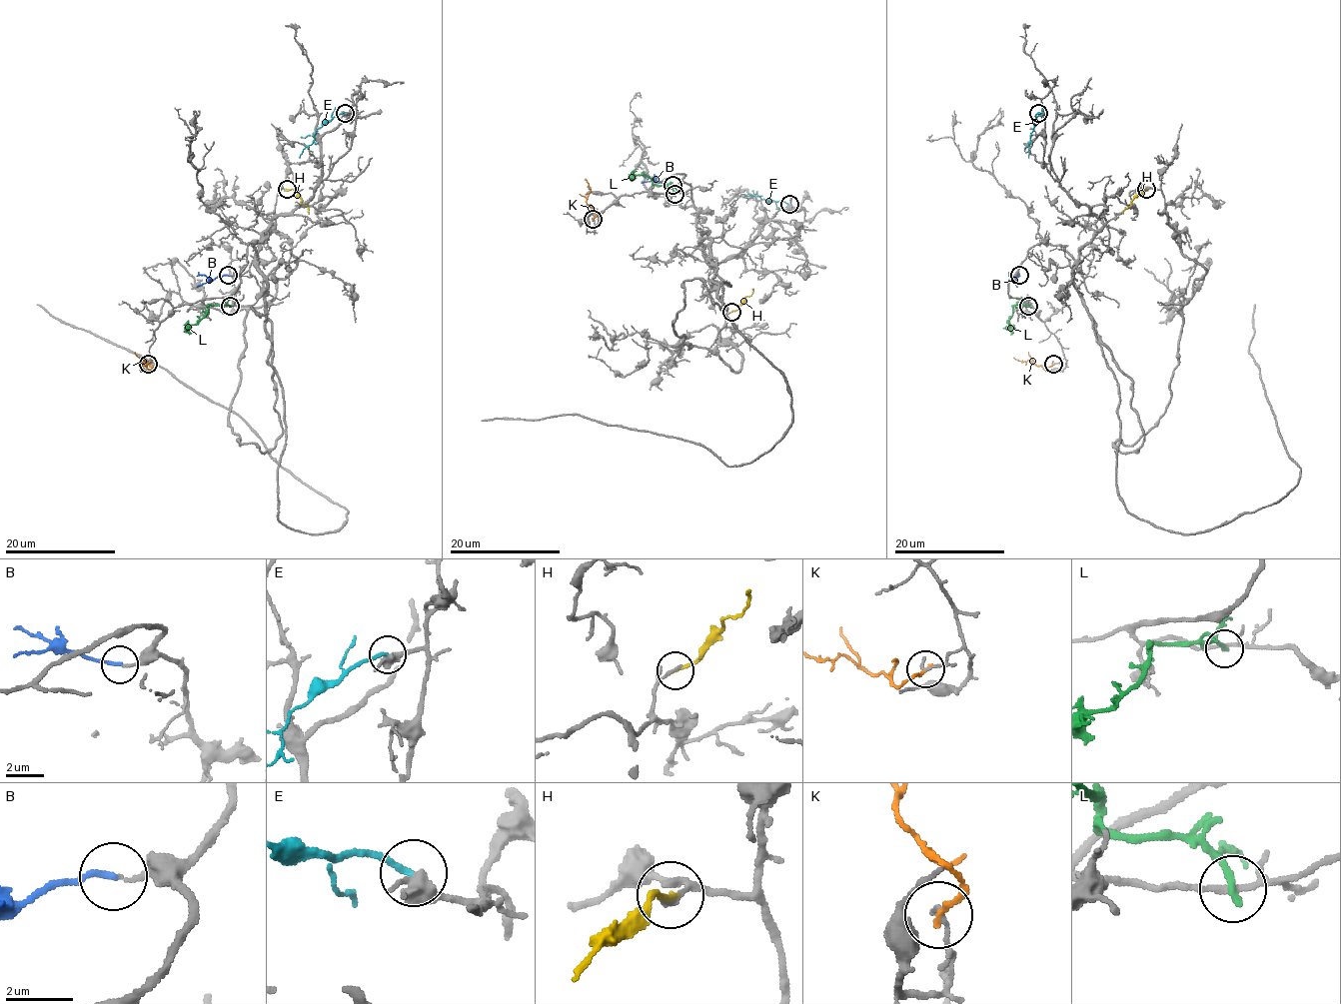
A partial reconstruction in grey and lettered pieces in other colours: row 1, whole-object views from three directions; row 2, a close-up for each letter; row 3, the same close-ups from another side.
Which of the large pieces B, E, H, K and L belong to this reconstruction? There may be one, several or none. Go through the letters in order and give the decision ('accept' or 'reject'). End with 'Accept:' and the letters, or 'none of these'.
B: reject
E: reject
H: reject
K: reject
L: reject
Accept: none of these

